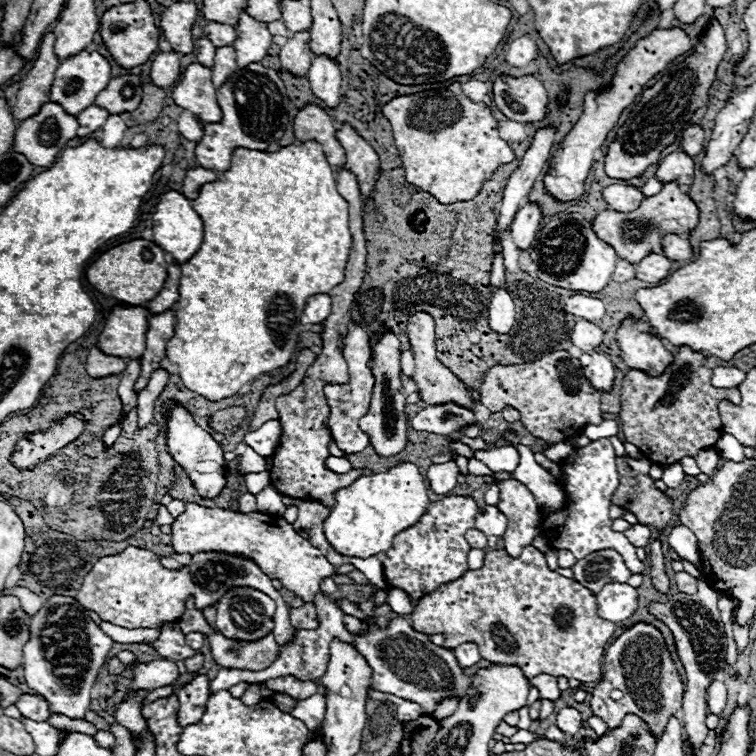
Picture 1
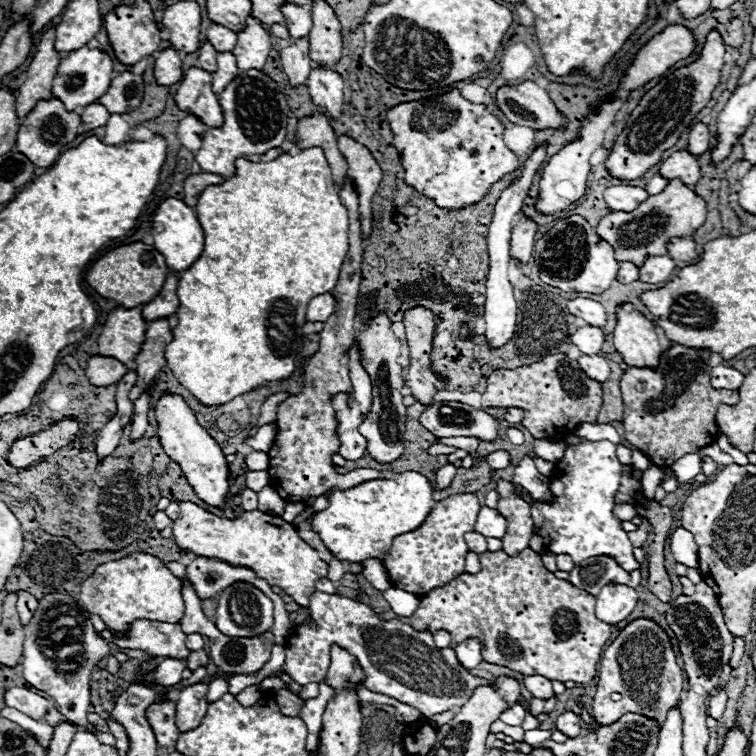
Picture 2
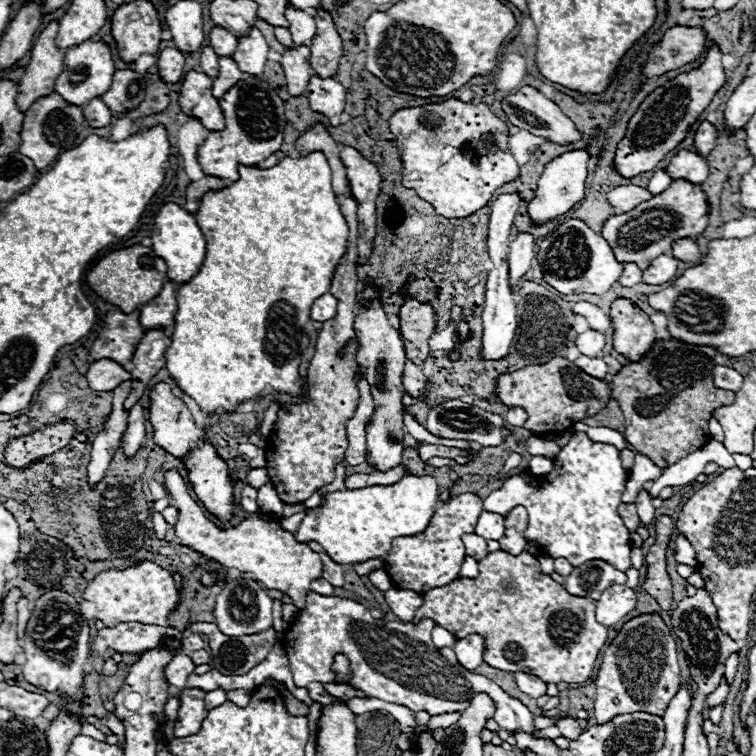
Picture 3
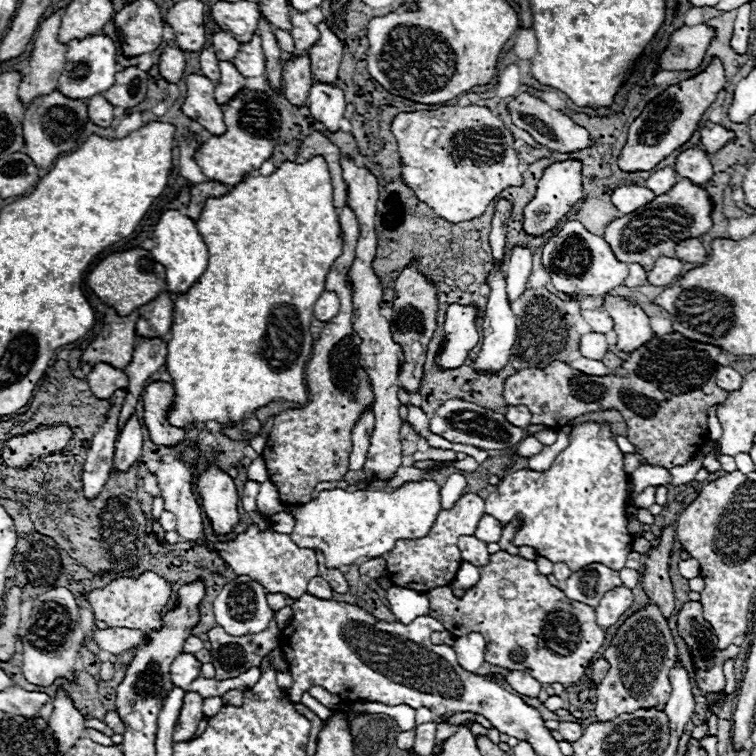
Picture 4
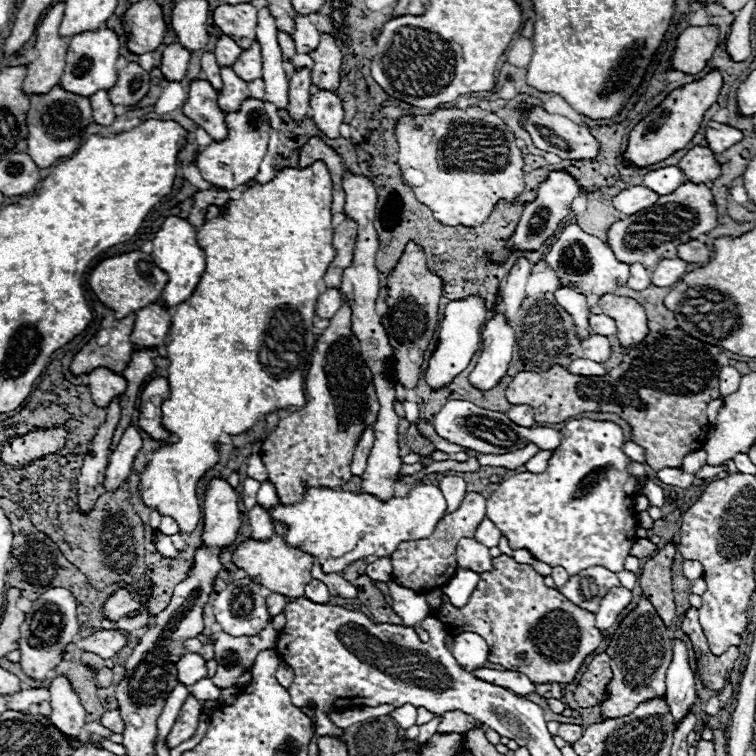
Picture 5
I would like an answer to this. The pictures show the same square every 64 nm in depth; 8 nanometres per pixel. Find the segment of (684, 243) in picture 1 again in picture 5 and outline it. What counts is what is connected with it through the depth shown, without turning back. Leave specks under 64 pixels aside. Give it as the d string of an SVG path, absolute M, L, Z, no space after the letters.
M698 240L680 244L676 250L678 250L678 258L682 258L686 262L708 262L710 260L710 250L706 248L706 244L702 244Z

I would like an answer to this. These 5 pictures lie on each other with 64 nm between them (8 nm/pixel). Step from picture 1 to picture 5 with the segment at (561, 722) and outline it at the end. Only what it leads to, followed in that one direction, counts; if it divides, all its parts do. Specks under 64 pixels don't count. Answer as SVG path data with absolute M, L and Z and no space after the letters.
M560 724L560 728L558 728L558 736L562 736L568 744L574 744L580 736L582 736L582 726L578 726L578 724Z

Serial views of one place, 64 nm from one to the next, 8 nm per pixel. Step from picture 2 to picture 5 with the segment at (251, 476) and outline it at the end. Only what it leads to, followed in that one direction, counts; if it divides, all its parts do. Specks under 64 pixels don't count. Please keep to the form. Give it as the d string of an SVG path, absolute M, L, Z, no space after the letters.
M252 454L252 456L250 456L250 462L248 462L248 476L256 478L258 482L266 480L266 468L264 468L264 464L262 464L262 460L260 460L258 454Z

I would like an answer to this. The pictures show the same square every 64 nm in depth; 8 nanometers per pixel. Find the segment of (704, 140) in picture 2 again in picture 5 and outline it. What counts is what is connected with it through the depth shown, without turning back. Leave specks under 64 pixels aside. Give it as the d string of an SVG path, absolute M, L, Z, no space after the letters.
M708 122L706 126L706 142L708 148L712 152L722 152L722 148L730 148L730 144L736 144L738 140L742 140L742 132L736 128L730 128L726 124L718 124L718 122Z

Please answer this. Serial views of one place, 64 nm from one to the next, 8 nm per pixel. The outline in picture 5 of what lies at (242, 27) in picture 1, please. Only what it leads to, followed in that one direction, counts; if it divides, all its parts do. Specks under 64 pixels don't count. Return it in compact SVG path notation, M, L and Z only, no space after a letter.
M254 40L248 50L242 50L240 58L234 62L232 68L246 82L262 76L262 56L260 56L260 44L258 44L258 40Z

